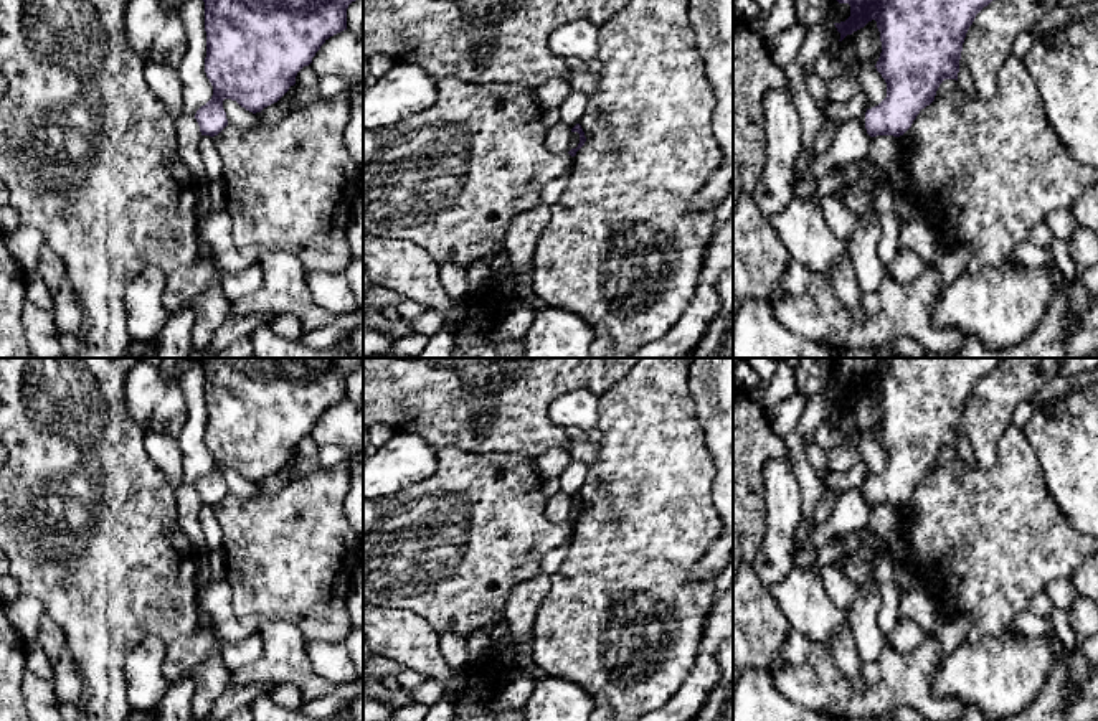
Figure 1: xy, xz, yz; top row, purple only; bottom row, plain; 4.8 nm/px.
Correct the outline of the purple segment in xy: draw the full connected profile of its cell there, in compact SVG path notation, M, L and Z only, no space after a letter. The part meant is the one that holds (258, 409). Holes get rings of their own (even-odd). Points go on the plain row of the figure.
M198 358L205 371L205 442L213 455L211 469L195 488L201 505L215 507L226 495L223 470L236 470L256 483L277 472L297 442L312 432L320 416L347 399L347 378L363 358Z

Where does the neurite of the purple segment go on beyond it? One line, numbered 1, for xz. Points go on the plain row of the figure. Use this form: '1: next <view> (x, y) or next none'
1: next none

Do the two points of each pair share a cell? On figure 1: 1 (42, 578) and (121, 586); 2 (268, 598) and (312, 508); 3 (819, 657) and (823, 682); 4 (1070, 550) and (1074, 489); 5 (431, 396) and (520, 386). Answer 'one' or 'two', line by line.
1: one
2: one
3: one
4: two
5: one

